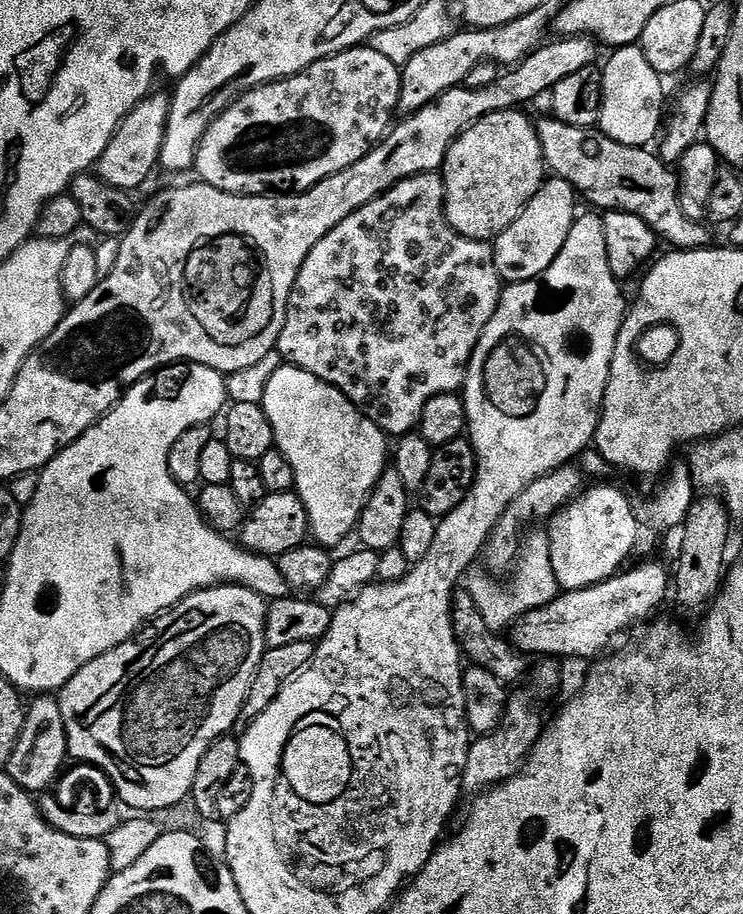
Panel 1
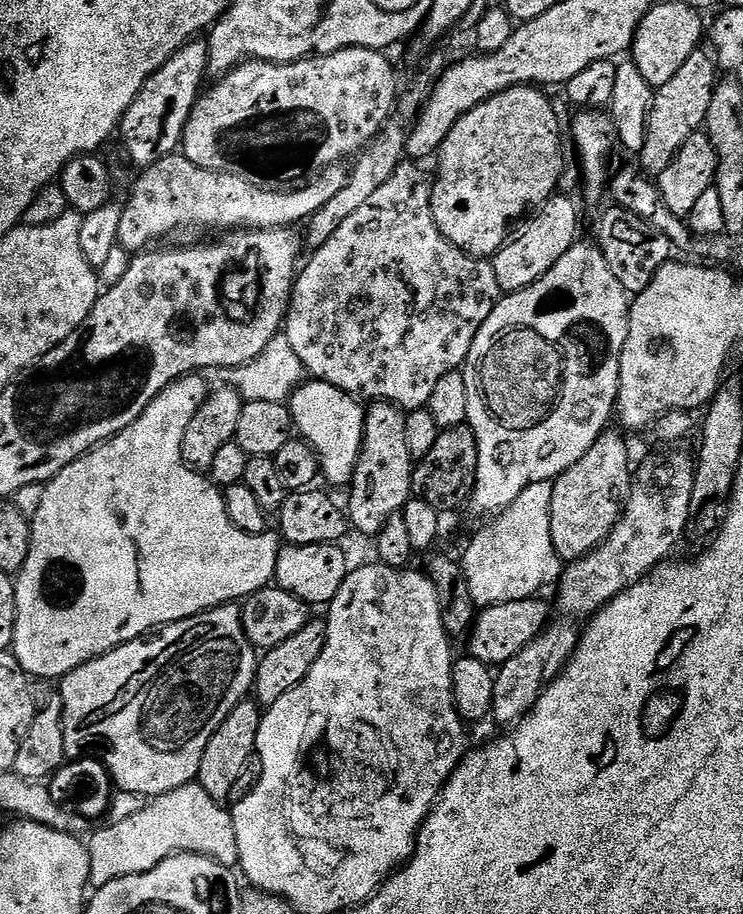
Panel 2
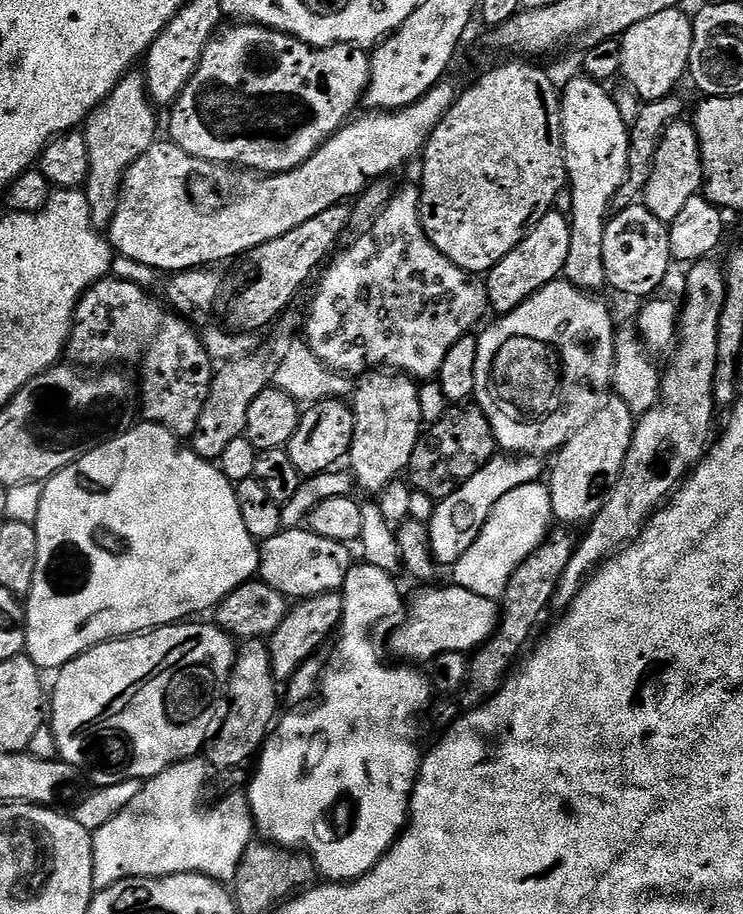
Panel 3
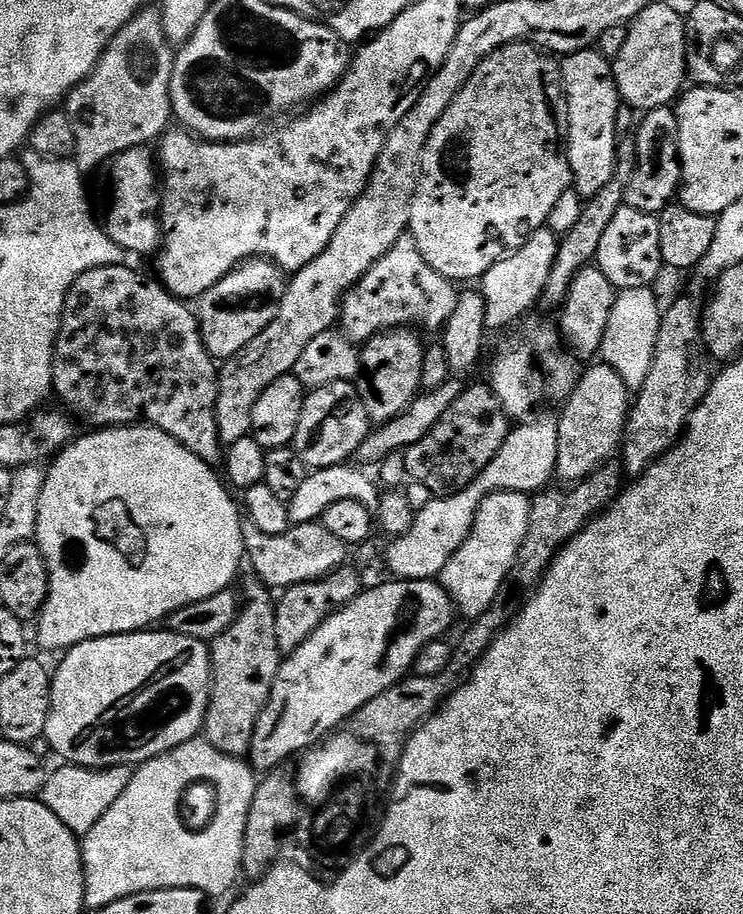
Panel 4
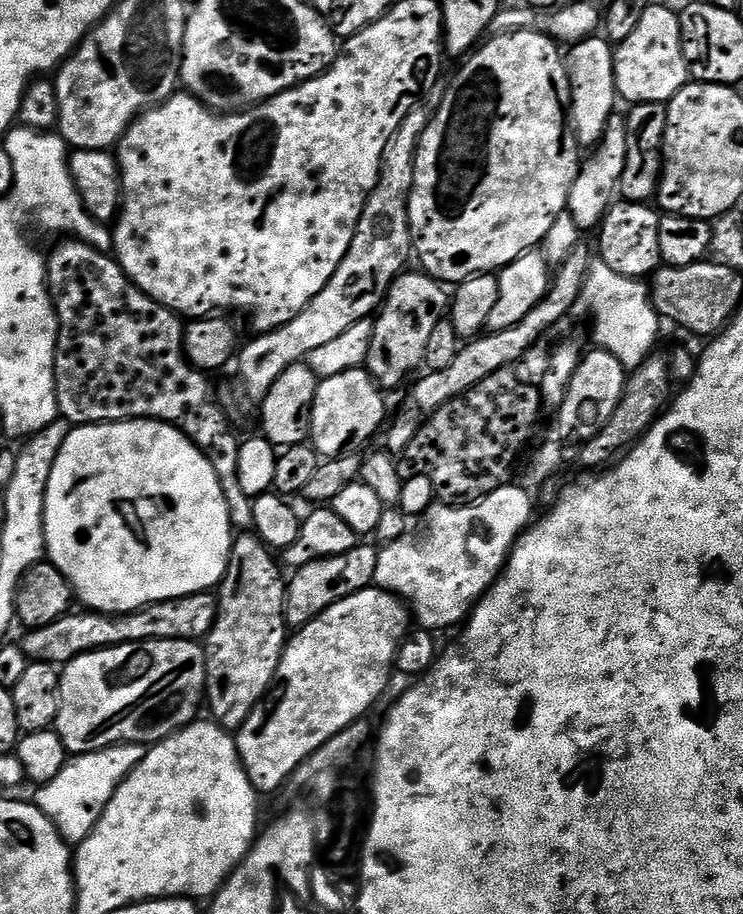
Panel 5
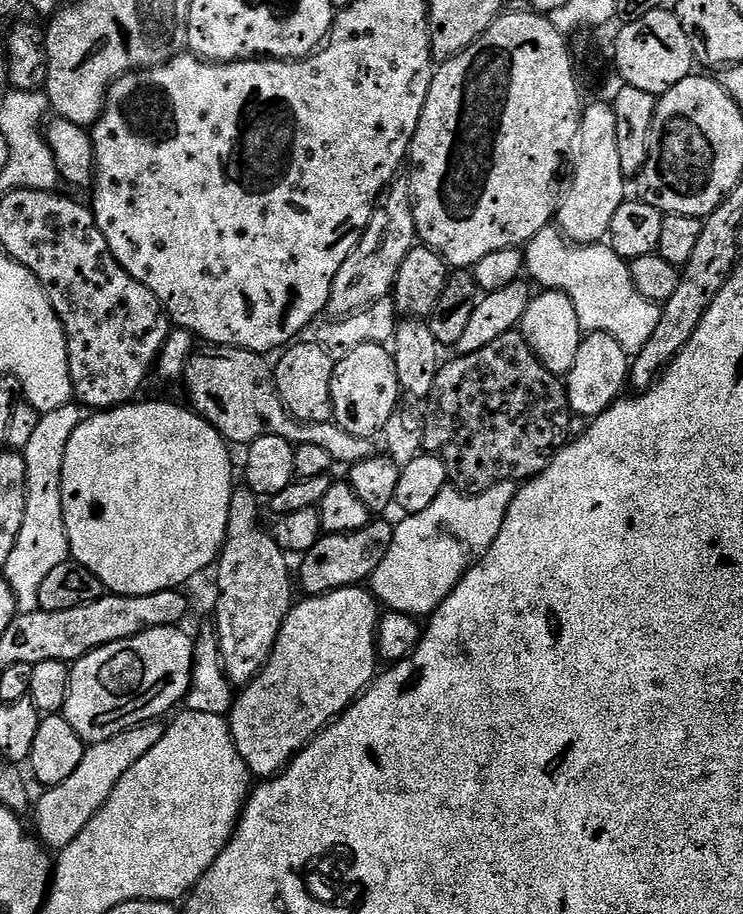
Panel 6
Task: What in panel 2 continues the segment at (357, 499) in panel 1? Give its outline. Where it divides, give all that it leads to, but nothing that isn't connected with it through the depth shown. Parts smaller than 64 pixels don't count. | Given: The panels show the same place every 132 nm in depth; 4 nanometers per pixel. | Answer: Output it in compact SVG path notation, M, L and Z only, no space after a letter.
M309 379L296 389L290 401L292 423L299 439L307 442L318 457L318 468L332 484L351 485L352 475L364 441L365 405L355 396L330 386L324 380Z

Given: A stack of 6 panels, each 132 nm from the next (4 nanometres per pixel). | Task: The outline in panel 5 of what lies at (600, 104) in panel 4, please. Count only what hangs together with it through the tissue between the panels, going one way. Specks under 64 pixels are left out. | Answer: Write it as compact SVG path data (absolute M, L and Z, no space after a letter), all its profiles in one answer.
M600 34L590 35L567 49L568 81L572 87L572 125L581 149L591 150L600 143L610 118L617 111L615 57L613 45Z

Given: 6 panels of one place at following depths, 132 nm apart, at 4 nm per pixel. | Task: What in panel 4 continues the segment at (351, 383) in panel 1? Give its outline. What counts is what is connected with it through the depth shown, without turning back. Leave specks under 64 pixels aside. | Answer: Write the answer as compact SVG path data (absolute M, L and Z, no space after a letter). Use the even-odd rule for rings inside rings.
M410 234L394 242L392 249L358 281L340 306L339 327L353 342L367 342L391 328L415 326L425 333L439 333L458 306L460 292L426 258ZM417 324L417 325L416 325ZM425 328L425 329L424 329Z

